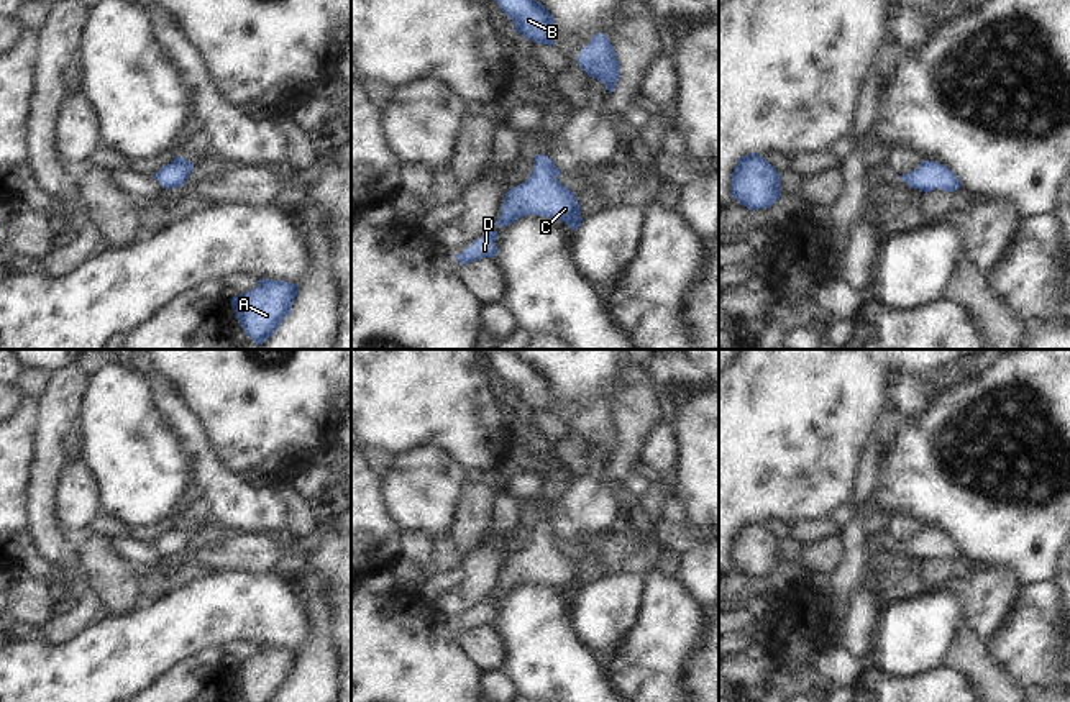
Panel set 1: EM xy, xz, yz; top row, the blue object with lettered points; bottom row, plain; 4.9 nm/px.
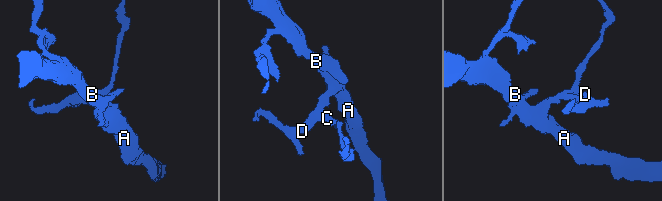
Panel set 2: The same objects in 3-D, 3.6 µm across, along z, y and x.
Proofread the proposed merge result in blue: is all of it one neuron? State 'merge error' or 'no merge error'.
no merge error

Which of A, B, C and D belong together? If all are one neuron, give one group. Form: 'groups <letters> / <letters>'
groups A B C D

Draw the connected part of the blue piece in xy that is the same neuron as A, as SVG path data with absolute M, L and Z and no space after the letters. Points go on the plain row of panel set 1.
M259 646L256 656L233 664L230 669L246 702L274 702L290 681L297 659L297 651Z

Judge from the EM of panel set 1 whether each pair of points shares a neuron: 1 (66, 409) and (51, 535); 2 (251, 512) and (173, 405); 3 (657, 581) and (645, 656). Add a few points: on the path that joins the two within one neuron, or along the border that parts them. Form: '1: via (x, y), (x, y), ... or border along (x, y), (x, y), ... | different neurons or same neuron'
1: via (51, 440), (51, 461), (46, 471), (46, 504) | same neuron
2: via (225, 486), (209, 469), (194, 432) | same neuron
3: via (657, 599), (657, 638) | same neuron

